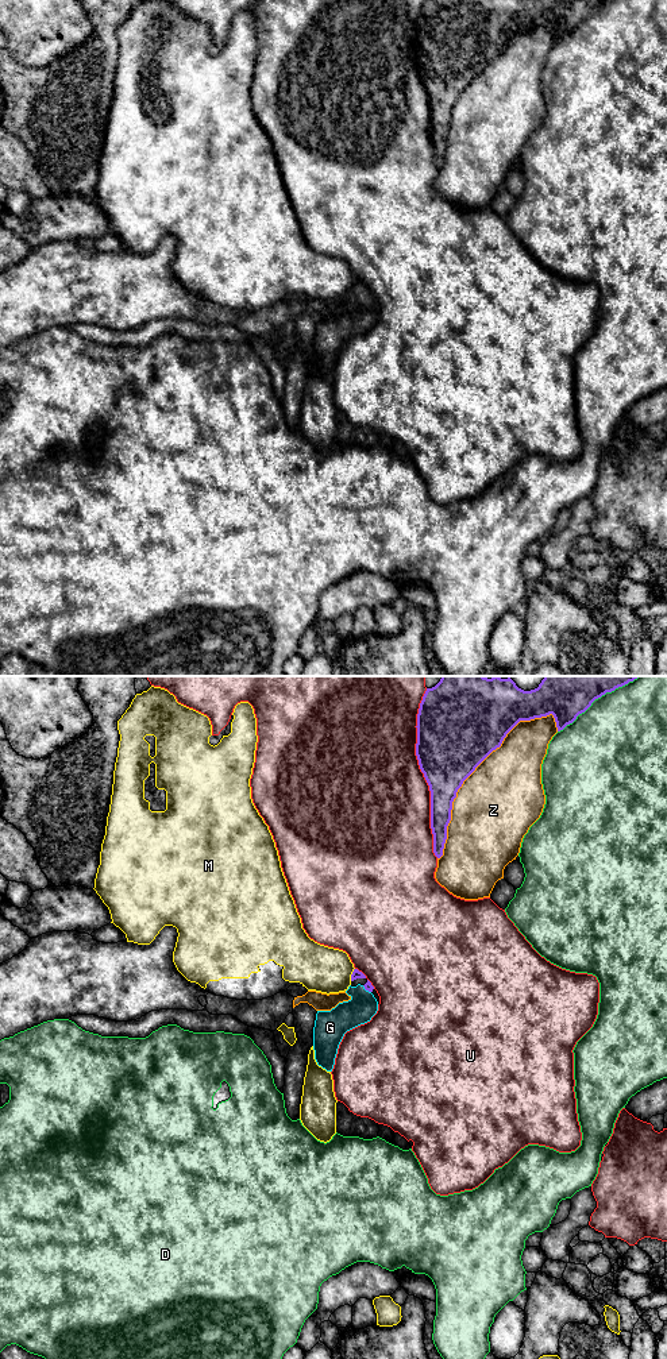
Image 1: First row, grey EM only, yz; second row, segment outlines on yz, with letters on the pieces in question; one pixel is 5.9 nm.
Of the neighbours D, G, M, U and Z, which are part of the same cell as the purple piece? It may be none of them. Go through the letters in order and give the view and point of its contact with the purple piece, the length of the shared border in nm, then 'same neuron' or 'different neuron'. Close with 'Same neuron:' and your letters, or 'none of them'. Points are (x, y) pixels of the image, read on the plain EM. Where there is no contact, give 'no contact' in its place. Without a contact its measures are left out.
D: meets purple in yz at (585, 19); contact 400 nm long; different neuron
G: meets purple in yz at (366, 298); contact 70 nm long; same neuron
M: meets purple in yz at (351, 284); contact 80 nm long; different neuron
U: meets purple in yz at (424, 84); contact 1000 nm long; different neuron
Z: meets purple in yz at (471, 81); contact 1100 nm long; different neuron
Same neuron: G

